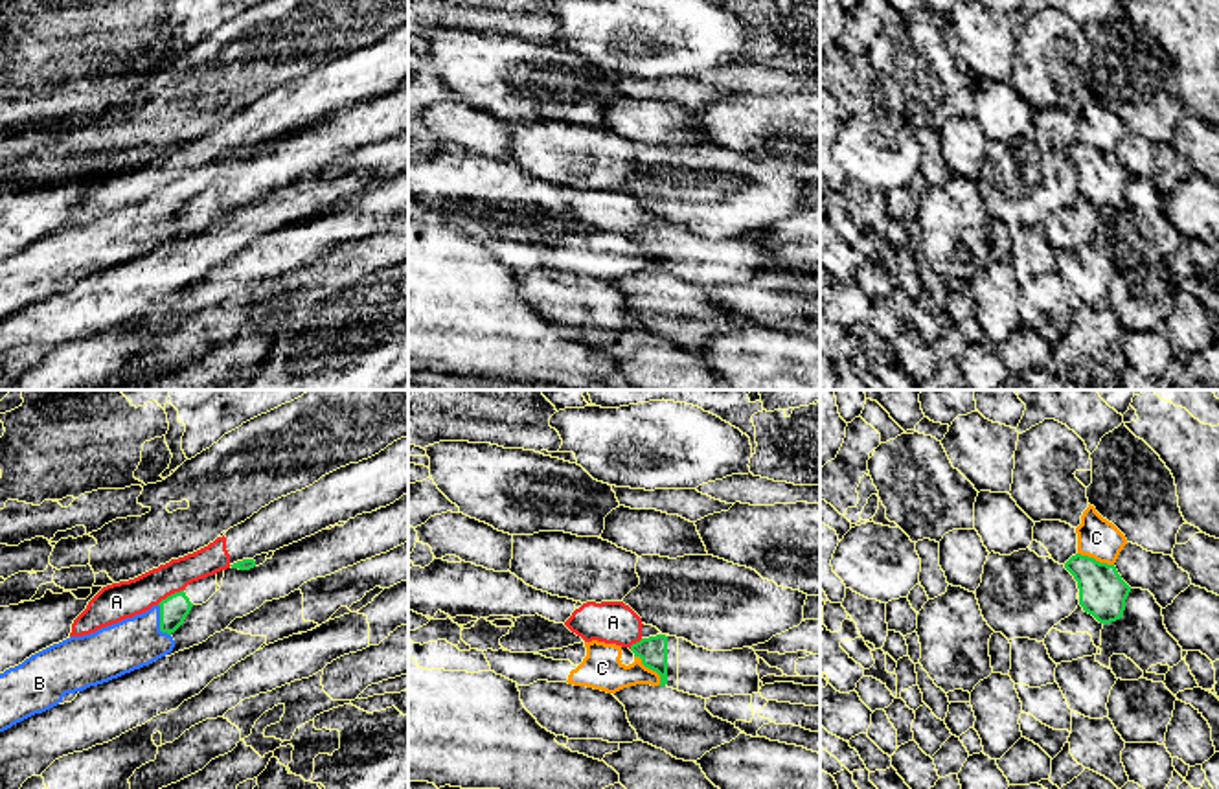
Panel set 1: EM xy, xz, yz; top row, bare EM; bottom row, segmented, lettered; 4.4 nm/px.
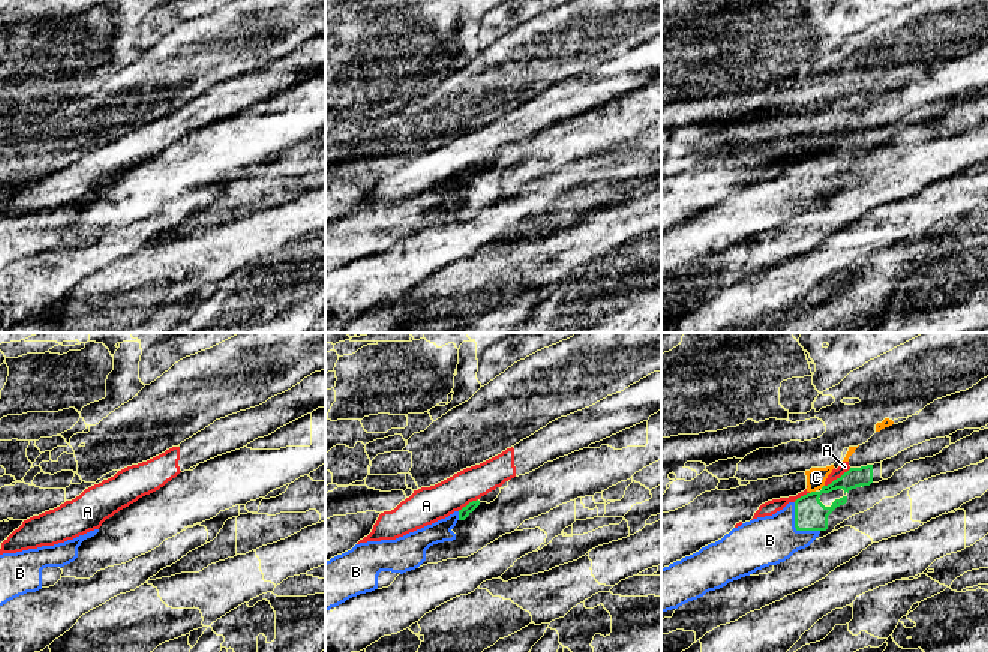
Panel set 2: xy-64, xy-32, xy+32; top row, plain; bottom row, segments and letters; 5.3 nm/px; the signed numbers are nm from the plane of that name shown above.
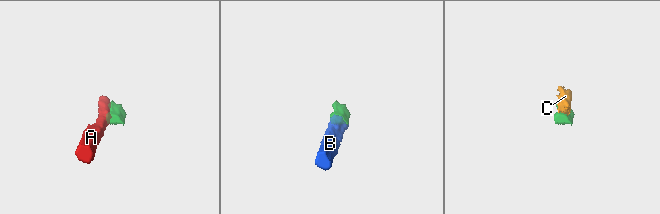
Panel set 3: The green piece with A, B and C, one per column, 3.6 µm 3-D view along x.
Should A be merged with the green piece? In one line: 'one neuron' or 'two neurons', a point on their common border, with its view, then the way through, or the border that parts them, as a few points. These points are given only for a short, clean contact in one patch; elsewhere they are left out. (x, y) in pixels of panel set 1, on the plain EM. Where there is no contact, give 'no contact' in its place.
two neurons | xy (171, 182) | along xy (182, 177), (157, 192)

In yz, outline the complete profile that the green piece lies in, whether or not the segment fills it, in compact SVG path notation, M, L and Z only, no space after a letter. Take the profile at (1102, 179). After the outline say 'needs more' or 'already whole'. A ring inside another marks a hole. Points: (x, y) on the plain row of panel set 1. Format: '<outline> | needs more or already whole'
M1076 142L1065 156L1074 164L1079 177L1079 193L1099 212L1111 212L1123 204L1131 175L1122 167L1114 153Z | already whole

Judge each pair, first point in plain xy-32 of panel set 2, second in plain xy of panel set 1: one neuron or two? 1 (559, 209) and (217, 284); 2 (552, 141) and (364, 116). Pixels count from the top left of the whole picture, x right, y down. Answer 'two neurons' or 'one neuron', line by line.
1: one neuron
2: one neuron

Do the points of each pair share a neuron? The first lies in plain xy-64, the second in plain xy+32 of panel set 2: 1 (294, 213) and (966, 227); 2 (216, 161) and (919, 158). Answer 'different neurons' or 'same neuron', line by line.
1: same neuron
2: different neurons

